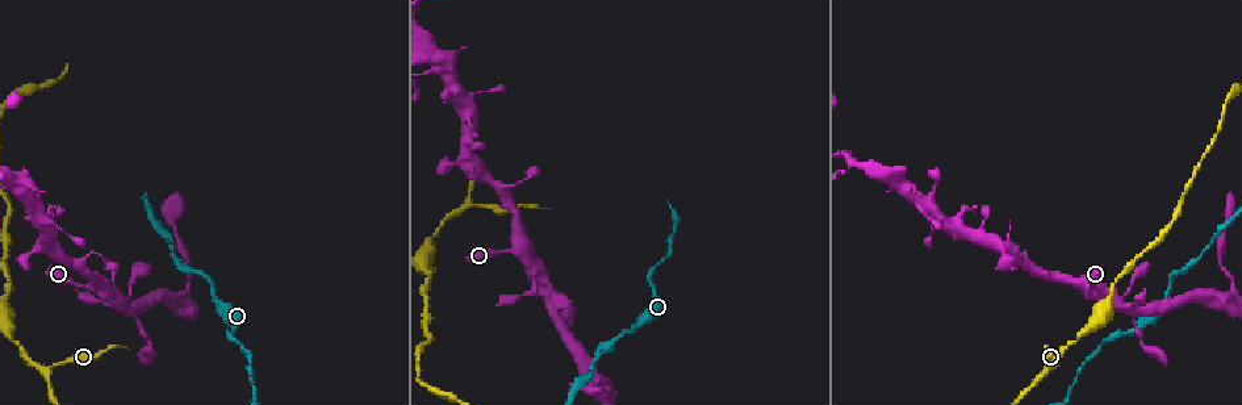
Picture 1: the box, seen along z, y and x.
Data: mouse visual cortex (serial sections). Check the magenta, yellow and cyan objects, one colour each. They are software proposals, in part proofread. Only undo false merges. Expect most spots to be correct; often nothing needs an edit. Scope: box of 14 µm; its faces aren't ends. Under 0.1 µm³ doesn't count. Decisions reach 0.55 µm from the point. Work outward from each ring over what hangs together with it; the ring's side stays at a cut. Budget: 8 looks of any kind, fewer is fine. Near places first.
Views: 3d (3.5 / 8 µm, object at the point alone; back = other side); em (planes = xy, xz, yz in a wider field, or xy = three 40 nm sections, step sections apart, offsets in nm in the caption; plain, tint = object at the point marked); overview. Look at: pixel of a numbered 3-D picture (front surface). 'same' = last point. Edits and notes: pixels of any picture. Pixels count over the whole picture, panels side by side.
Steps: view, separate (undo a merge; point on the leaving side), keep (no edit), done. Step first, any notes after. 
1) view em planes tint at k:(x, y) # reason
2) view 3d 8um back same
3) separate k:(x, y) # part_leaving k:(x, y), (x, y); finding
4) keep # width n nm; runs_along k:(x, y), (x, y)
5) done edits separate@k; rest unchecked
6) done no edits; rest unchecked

view 3d 8um at 1:(45, 373) # arms part here

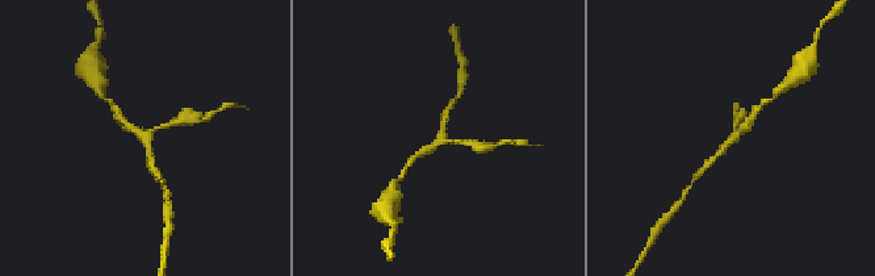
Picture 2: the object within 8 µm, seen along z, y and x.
view 3d 3.5um at 2:(442, 140)

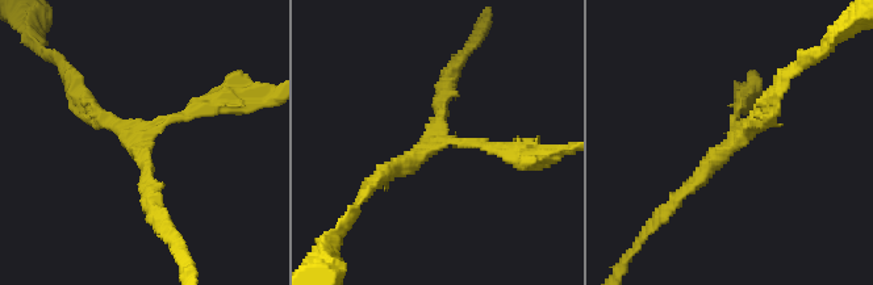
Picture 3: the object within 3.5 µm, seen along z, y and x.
view em xy step 2 tint at 3:(143, 133) # need the tissue

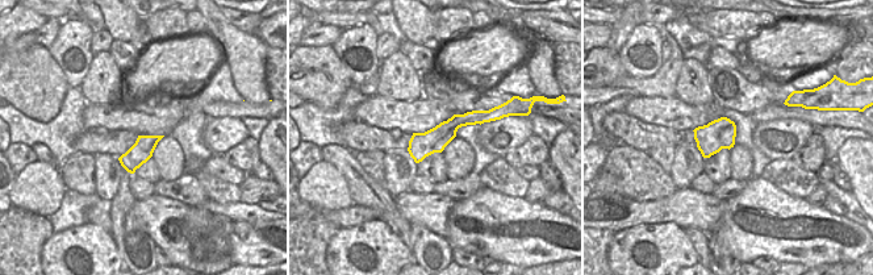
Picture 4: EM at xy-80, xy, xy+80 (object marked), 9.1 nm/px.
keep # width 240 nm; runs_along 4:(488, 116), (458, 120), (412, 150); all the same cell

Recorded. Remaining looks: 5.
view 3d 3.5um back at 1:(94, 287) # three arms meet

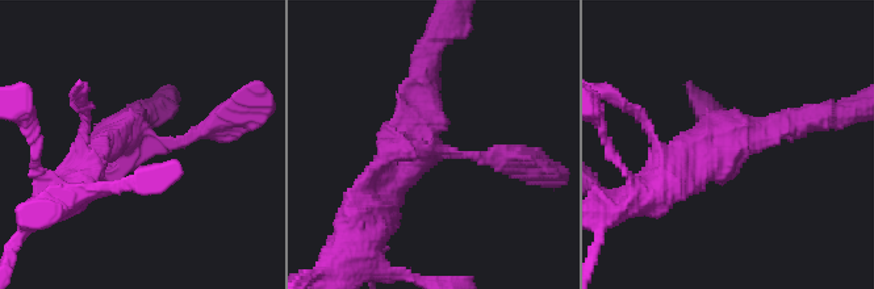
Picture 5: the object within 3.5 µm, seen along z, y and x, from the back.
view em xy step 3 tint at 5:(423, 143) # now the EM

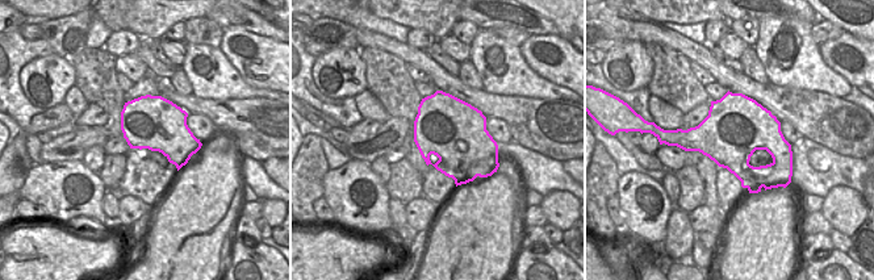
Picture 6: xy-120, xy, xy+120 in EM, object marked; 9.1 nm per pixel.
keep # runs_along 5:(502, 159), (421, 139), (425, 59); continuous, no second cell

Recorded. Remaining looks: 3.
view 3d 8um at 1:(635, 330) # narrows sharply

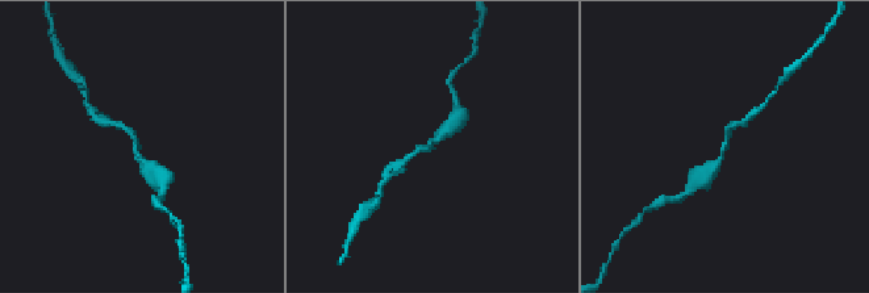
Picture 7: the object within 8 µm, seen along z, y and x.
view 3d 3.5um at 7:(728, 142) # closer look

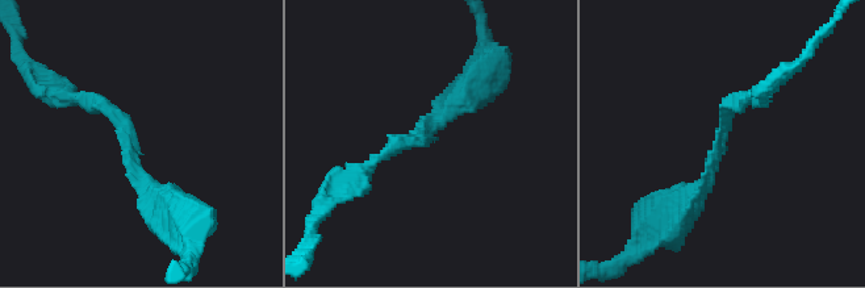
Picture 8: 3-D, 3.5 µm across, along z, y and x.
view em xy step 3 tint at 8:(718, 142) # arm_widths 150, 300 nm

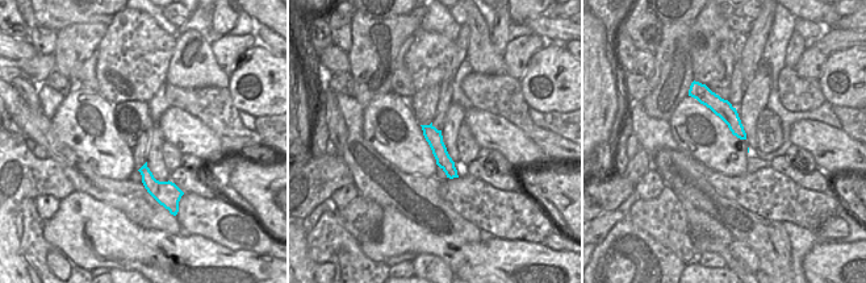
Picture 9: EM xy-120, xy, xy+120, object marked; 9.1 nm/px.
keep # runs_along 9:(699, 95), (712, 100), (743, 136); continuous, no second cell

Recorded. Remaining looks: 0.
done no edits; rest unchecked

